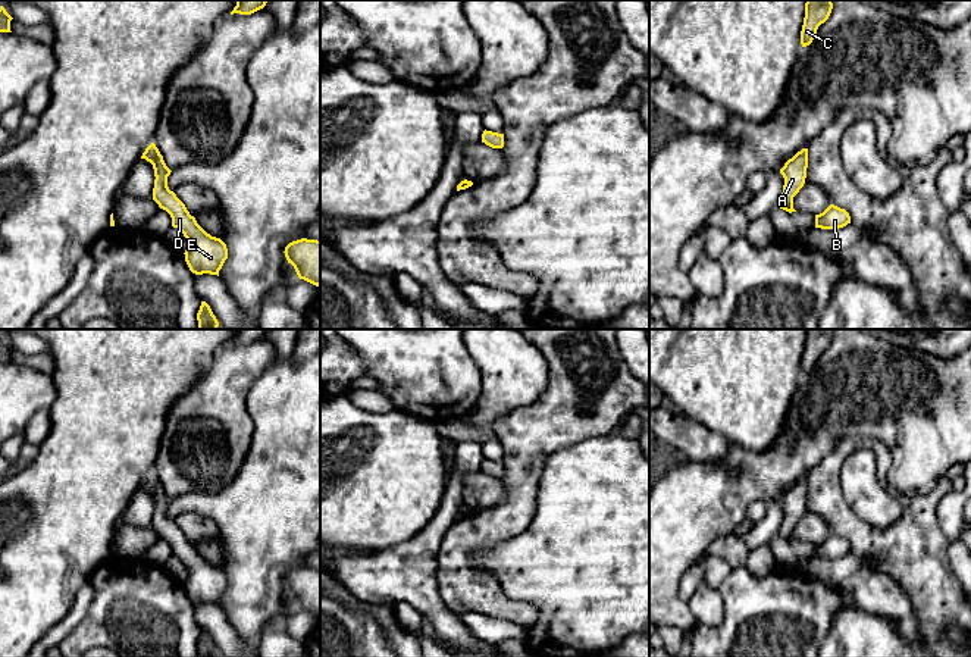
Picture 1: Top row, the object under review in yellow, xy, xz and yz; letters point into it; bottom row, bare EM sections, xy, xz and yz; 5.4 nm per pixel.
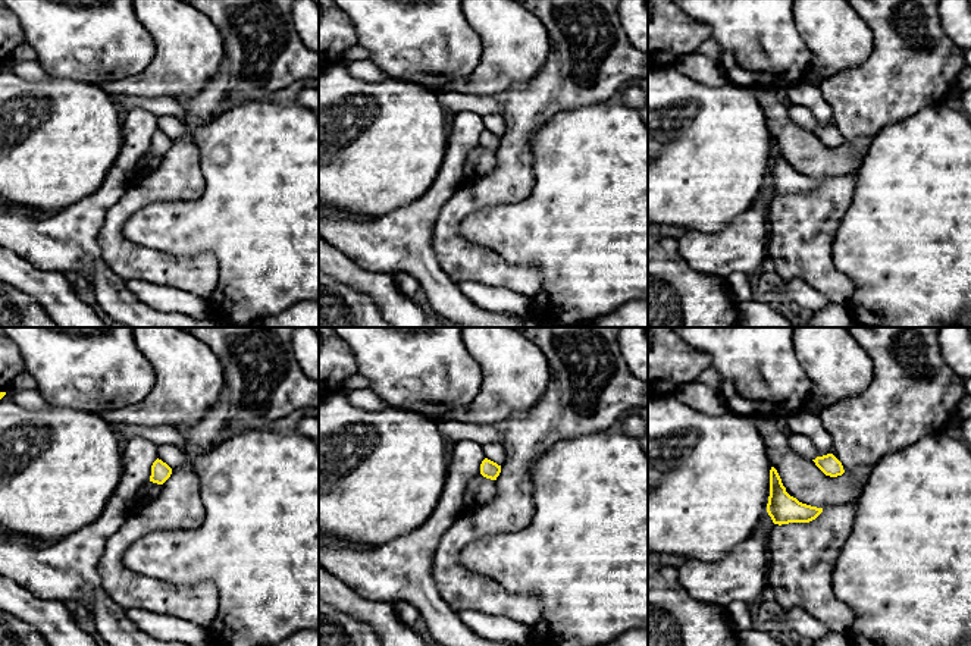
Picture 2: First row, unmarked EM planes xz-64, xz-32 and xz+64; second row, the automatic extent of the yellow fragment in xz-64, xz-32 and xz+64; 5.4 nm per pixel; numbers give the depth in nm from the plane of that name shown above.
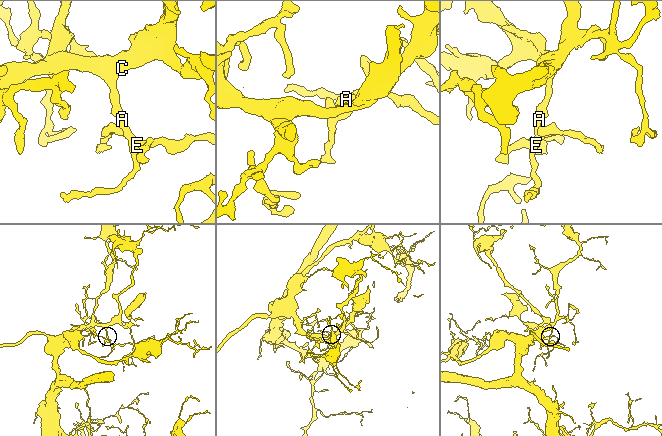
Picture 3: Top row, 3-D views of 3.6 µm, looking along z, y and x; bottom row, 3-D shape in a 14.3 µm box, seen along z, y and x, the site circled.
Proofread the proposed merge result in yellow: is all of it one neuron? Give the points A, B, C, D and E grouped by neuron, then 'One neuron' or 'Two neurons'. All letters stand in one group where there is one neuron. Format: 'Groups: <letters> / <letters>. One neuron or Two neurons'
Groups: A B C D E. One neuron

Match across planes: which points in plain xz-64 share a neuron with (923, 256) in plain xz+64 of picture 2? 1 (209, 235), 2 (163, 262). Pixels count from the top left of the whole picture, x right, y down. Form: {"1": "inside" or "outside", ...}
{"1": "inside", "2": "outside"}

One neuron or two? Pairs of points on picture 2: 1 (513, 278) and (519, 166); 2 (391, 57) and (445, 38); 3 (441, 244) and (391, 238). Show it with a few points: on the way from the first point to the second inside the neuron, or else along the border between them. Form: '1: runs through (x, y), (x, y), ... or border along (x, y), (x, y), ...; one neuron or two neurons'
1: runs through (476, 262), (453, 238), (453, 216), (482, 193); one neuron
2: runs through (404, 44), (410, 38), (432, 38); one neuron
3: border along (438, 209), (432, 235), (432, 251), (445, 275); two neurons

